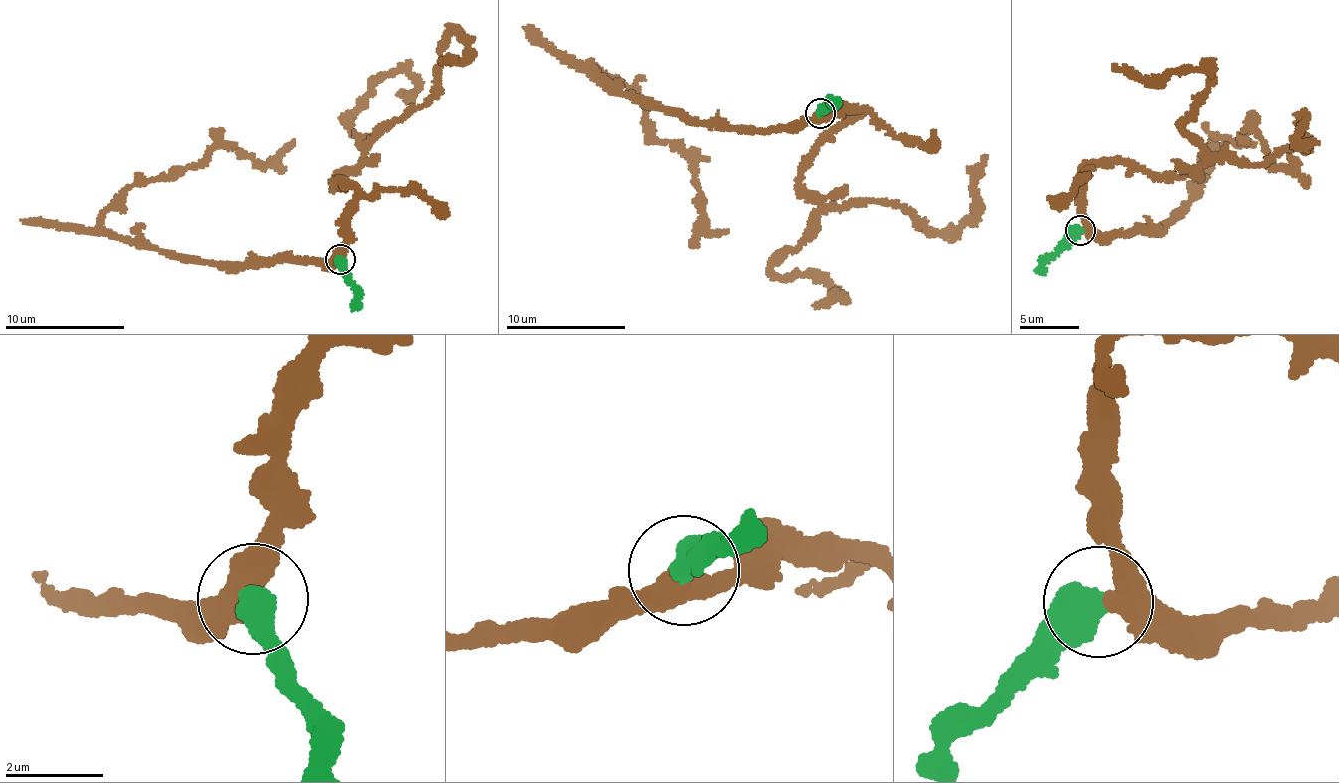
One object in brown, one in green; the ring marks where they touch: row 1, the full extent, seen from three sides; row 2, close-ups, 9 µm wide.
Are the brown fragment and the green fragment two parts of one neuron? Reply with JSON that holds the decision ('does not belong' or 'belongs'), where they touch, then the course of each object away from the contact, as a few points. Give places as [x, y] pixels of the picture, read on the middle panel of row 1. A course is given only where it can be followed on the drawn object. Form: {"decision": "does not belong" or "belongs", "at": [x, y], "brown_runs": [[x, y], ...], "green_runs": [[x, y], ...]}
{"decision": "belongs", "at": [820, 113], "brown_runs": [[820, 113], [728, 128], [609, 94], [591, 64], [638, 96], [648, 132], [688, 159], [702, 223], [728, 232]], "green_runs": [[820, 113], [832, 102], [827, 96]]}

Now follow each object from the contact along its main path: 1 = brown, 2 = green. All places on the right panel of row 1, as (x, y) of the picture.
1: (1081, 229), (1166, 225), (1200, 196), (1213, 136), (1243, 145), (1254, 130), (1269, 161), (1288, 168), (1290, 153)
2: (1081, 229), (1036, 272)

